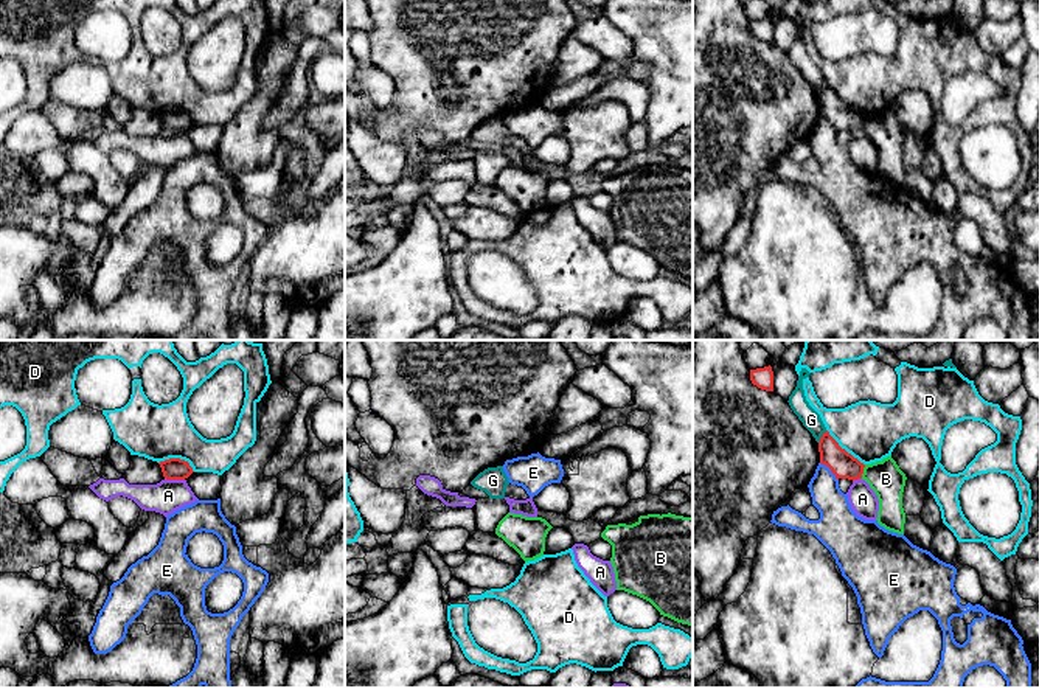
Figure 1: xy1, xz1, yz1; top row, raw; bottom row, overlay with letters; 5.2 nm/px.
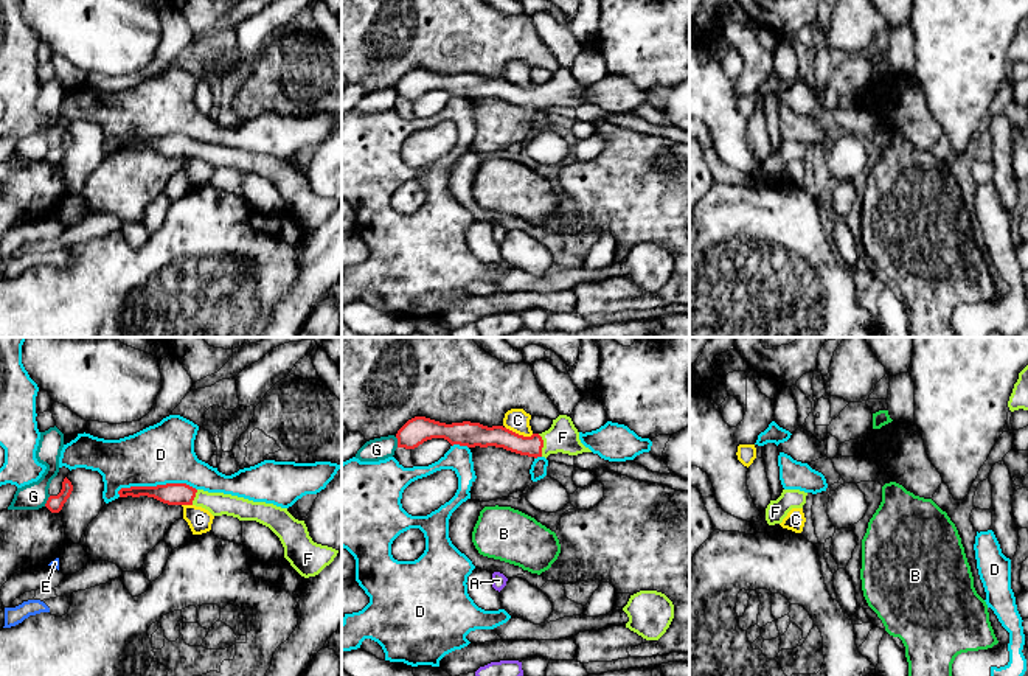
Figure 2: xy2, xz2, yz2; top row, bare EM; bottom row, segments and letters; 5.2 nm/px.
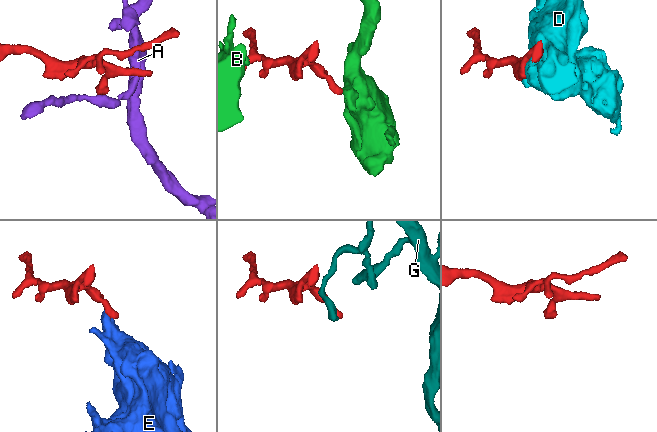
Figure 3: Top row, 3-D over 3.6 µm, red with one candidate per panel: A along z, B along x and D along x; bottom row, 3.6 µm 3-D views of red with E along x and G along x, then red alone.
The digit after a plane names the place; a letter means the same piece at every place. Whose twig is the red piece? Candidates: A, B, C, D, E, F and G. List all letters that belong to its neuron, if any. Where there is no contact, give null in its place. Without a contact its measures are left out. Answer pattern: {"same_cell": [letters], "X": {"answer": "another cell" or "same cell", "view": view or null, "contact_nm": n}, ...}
{"same_cell": ["F"], "A": {"answer": "another cell", "view": "xy1", "contact_nm": 110}, "B": {"answer": "another cell", "view": "yz1", "contact_nm": 80}, "C": {"answer": "another cell", "view": "xz2", "contact_nm": 160}, "D": {"answer": "another cell", "view": "xy2", "contact_nm": 420}, "E": {"answer": "another cell", "view": "yz1", "contact_nm": 140}, "F": {"answer": "same cell", "view": "xz2", "contact_nm": 120}, "G": {"answer": "another cell", "view": "yz1", "contact_nm": 80}}

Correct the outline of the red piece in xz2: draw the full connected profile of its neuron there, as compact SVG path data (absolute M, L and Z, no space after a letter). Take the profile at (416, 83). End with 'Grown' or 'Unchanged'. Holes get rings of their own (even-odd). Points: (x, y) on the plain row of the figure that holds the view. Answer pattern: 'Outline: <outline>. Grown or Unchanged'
Outline: M559 67L548 82L531 89L519 87L503 78L488 79L471 73L446 76L425 68L415 68L398 82L396 90L398 99L405 101L415 101L432 90L444 90L452 98L495 98L534 110L547 110L557 104L568 107L592 104L581 95L579 84L567 67Z. Grown

